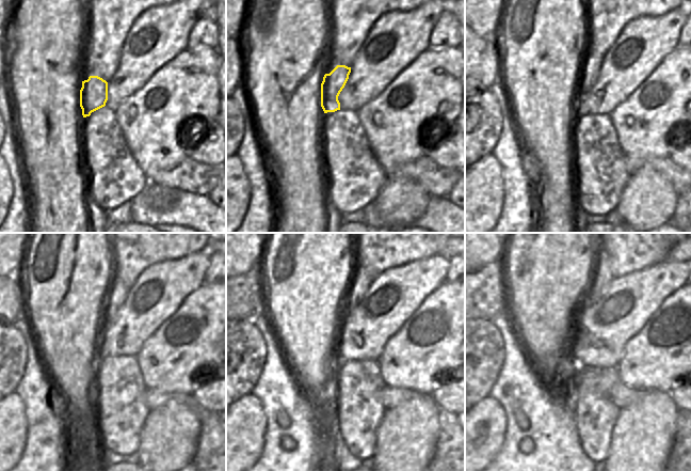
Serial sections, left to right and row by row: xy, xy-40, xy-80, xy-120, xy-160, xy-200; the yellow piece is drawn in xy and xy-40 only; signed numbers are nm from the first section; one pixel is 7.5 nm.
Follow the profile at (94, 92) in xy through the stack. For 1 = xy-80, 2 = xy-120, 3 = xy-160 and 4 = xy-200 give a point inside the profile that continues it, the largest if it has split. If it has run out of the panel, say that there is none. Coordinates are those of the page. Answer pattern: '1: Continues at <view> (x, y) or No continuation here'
1: Continues at xy-80 (583, 75)
2: Continues at xy-120 (117, 293)
3: Continues at xy-160 (360, 281)
4: Continues at xy-200 (601, 278)

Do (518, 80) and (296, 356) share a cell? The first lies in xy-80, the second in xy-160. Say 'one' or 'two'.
one

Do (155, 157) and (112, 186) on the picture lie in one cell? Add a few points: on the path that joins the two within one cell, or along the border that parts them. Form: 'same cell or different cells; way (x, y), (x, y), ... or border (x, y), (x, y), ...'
different cells; border (127, 145), (148, 182)

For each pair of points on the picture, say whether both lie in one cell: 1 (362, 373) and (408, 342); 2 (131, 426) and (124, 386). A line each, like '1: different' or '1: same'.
1: different
2: same

